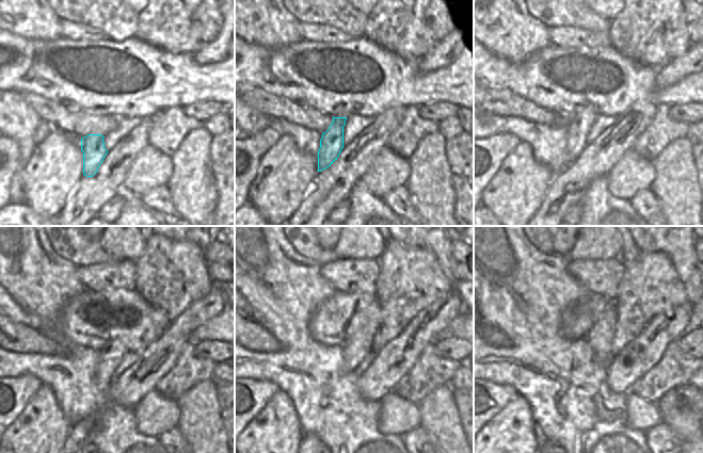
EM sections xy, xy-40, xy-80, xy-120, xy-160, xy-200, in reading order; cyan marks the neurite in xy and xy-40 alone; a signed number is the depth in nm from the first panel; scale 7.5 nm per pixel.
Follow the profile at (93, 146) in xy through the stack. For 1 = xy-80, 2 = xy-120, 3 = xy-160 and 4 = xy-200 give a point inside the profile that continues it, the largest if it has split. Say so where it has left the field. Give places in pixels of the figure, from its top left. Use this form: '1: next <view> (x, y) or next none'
1: next xy-80 (578, 126)
2: next xy-120 (110, 356)
3: next xy-160 (361, 343)
4: next xy-200 (601, 337)

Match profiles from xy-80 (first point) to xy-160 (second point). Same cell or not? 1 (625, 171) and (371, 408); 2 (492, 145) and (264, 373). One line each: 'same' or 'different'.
1: different
2: different

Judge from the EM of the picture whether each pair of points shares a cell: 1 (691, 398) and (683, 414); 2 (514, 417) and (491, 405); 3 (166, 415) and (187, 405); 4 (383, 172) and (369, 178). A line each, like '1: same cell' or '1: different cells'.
1: different cells
2: different cells
3: different cells
4: same cell

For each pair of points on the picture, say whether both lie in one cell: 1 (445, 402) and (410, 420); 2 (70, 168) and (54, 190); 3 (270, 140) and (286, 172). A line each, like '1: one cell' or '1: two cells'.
1: two cells
2: one cell
3: two cells

